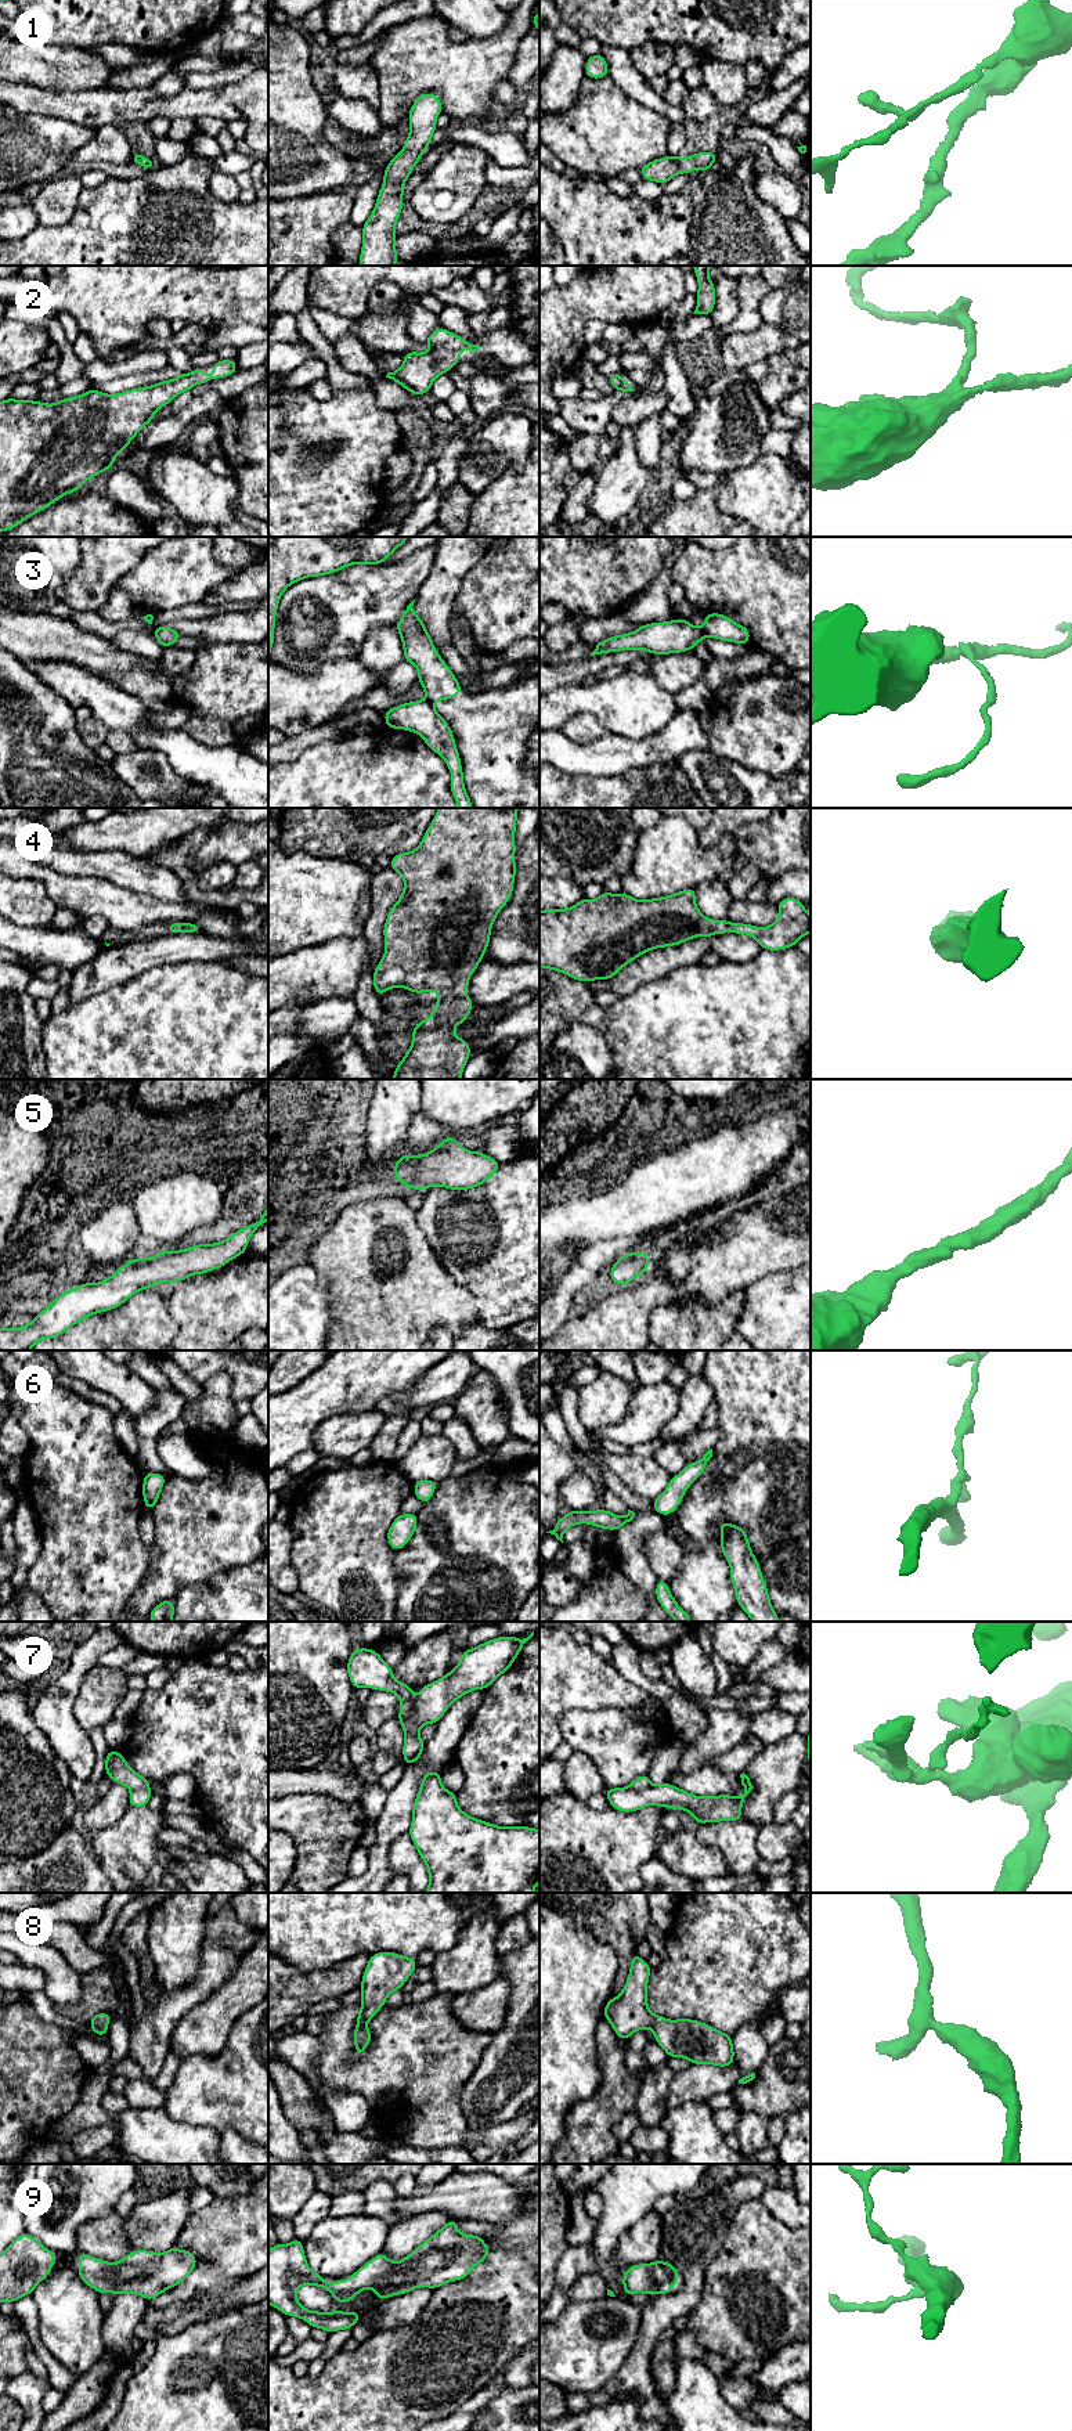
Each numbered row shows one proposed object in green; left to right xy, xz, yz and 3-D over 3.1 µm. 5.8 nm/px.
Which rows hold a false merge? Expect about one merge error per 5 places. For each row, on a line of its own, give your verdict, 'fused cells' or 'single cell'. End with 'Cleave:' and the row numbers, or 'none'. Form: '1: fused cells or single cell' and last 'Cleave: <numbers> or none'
1: single cell
2: single cell
3: fused cells
4: single cell
5: single cell
6: single cell
7: fused cells
8: single cell
9: single cell
Cleave: 3, 7

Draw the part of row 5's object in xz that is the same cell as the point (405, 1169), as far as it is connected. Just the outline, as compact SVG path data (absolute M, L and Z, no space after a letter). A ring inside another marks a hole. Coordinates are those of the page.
M452 1135L423 1155L404 1153L393 1168L396 1180L411 1190L445 1187L463 1191L486 1183L499 1171L499 1164L483 1151L466 1150Z

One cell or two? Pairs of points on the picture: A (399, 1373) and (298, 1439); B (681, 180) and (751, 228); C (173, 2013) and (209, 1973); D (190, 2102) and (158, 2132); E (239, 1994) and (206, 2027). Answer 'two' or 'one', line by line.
A: one
B: two
C: one
D: two
E: one

